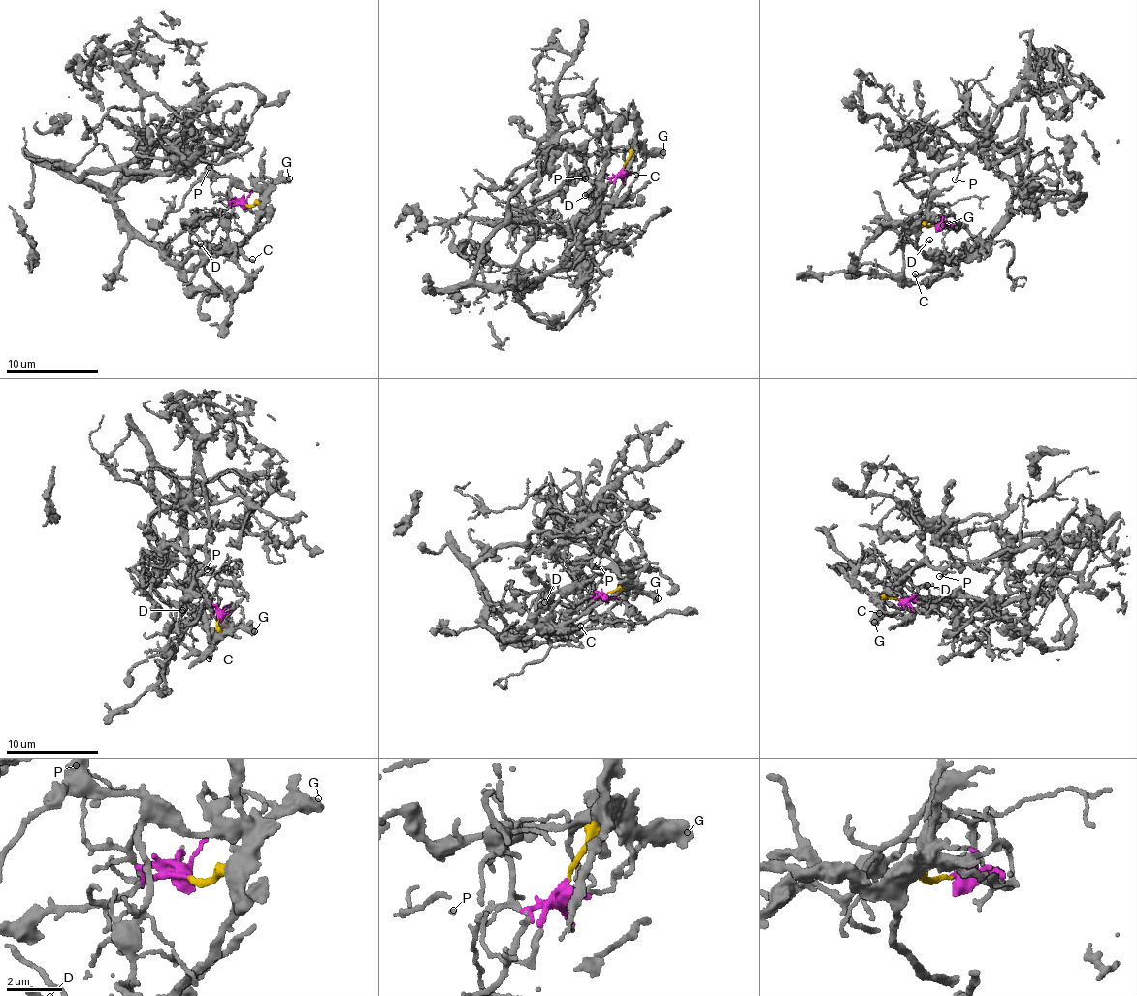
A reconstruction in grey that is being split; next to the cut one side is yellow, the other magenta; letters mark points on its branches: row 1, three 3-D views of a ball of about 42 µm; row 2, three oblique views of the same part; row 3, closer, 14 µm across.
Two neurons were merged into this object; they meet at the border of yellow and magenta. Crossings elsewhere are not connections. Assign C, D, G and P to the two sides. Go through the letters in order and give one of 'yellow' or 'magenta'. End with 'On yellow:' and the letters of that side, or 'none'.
C: yellow
D: magenta
G: yellow
P: magenta
On yellow: C, G

